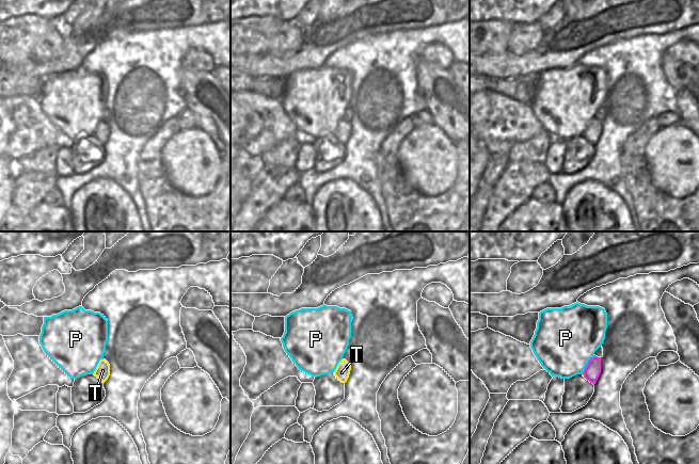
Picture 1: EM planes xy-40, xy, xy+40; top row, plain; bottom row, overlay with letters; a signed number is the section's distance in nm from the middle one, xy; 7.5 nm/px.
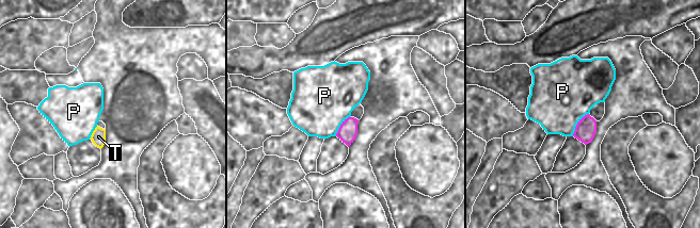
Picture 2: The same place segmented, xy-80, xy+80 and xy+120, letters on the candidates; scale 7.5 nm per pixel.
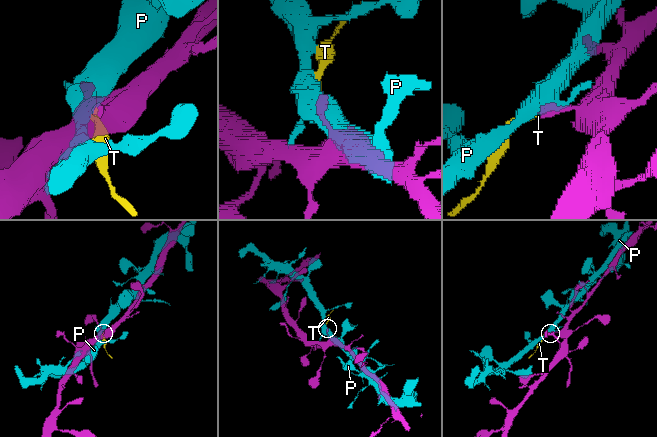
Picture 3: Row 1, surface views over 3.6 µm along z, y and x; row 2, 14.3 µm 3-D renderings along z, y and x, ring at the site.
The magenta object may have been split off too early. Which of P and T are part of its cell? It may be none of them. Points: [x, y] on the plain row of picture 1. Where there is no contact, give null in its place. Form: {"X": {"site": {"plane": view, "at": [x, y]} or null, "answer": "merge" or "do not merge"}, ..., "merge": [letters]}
{"P": {"site": {"plane": "xy+40", "at": [587, 125]}, "answer": "do not merge"}, "T": {"site": {"plane": "xy+40", "at": [583, 134]}, "answer": "do not merge"}, "merge": []}

